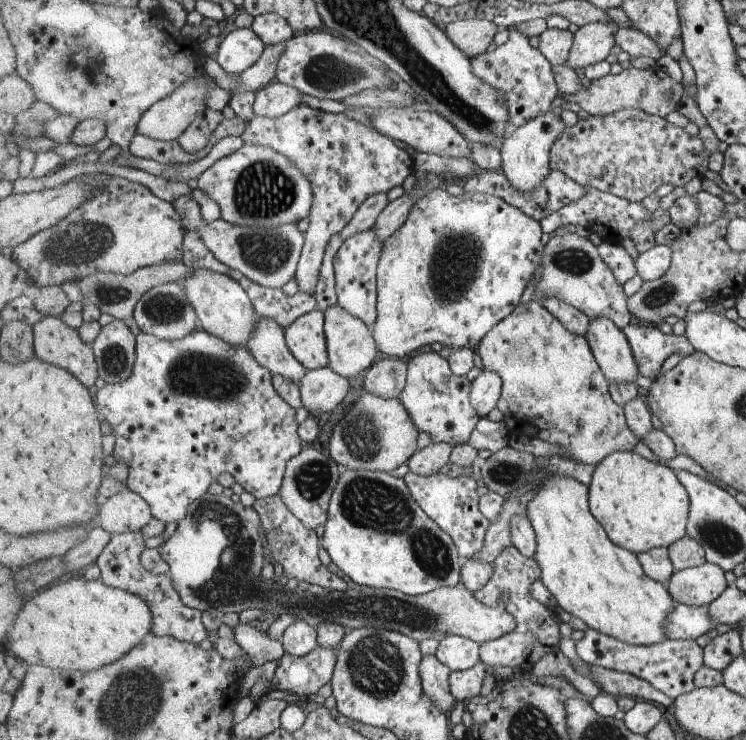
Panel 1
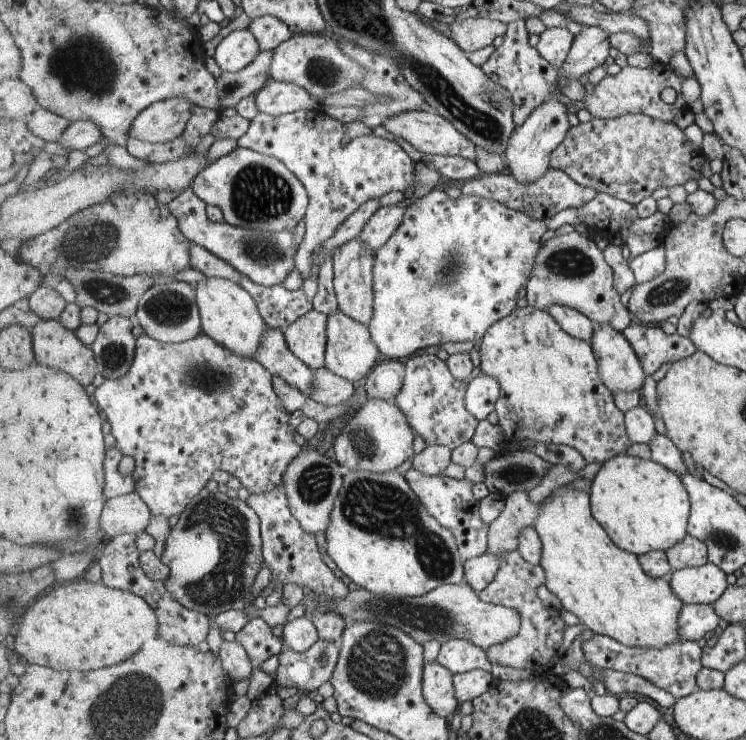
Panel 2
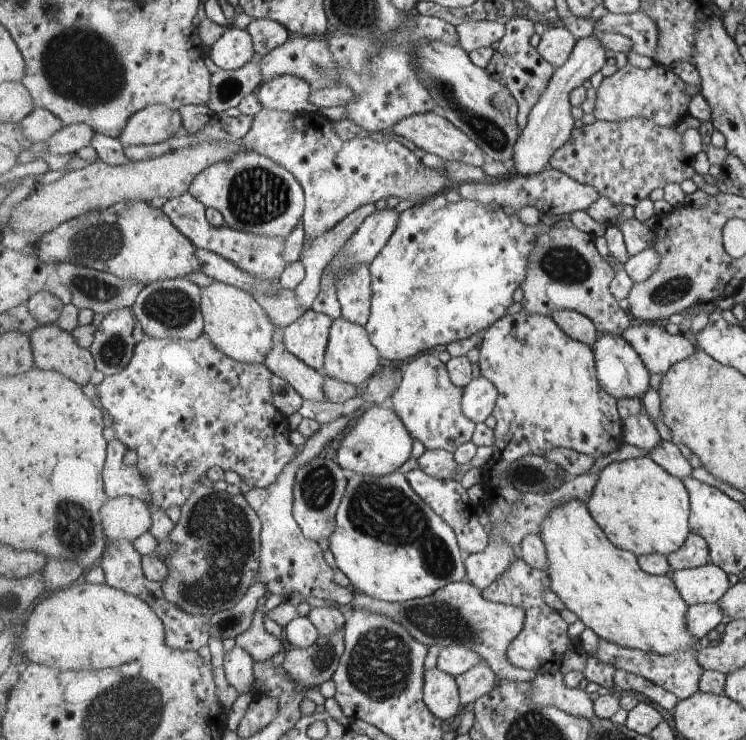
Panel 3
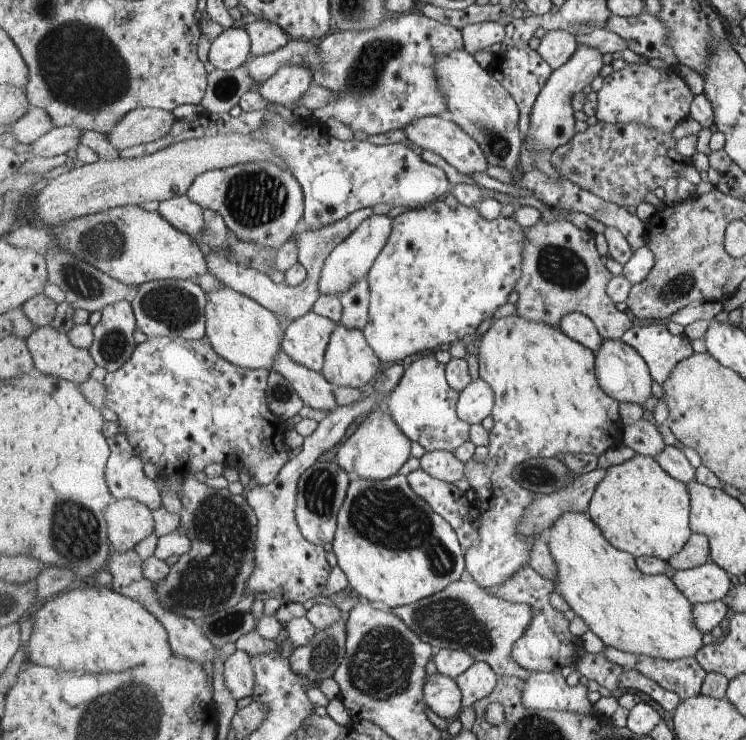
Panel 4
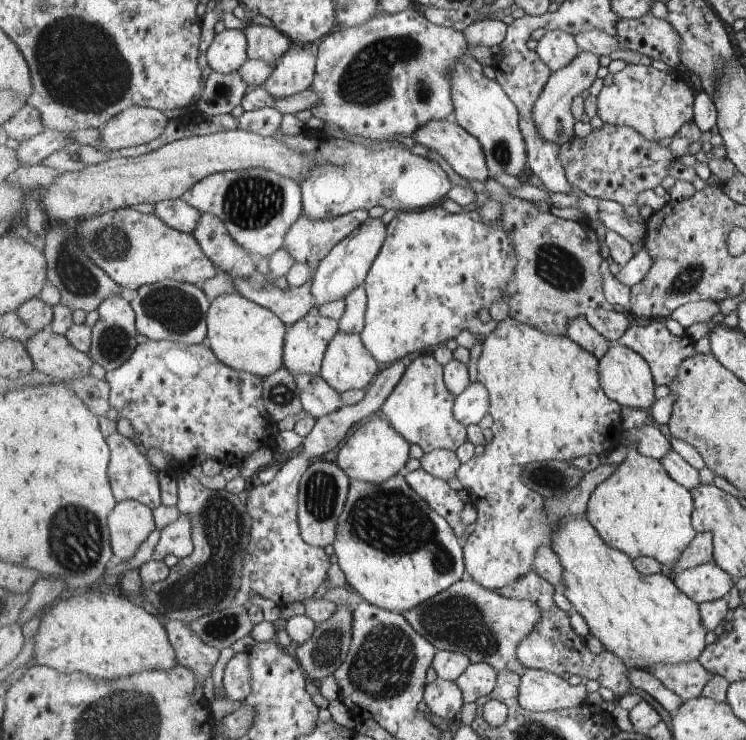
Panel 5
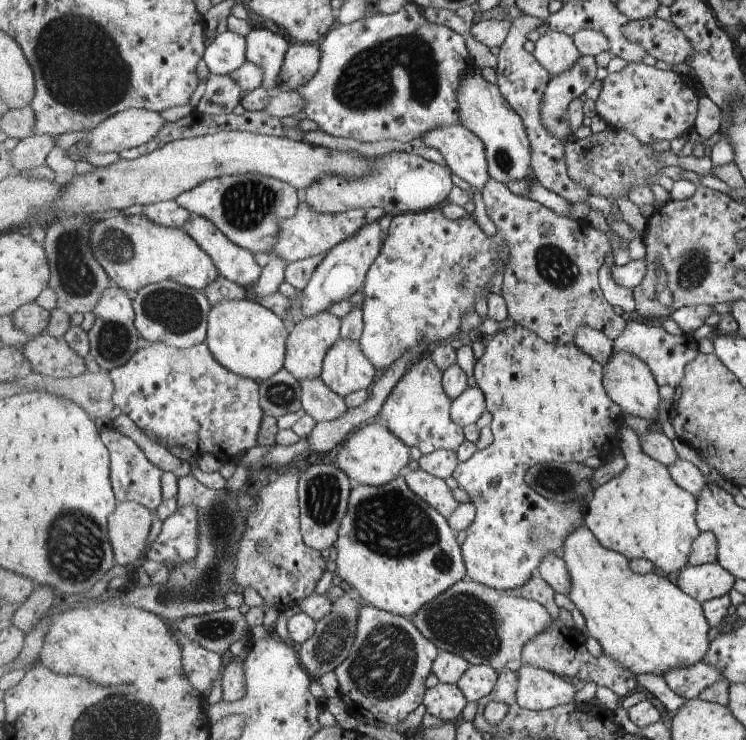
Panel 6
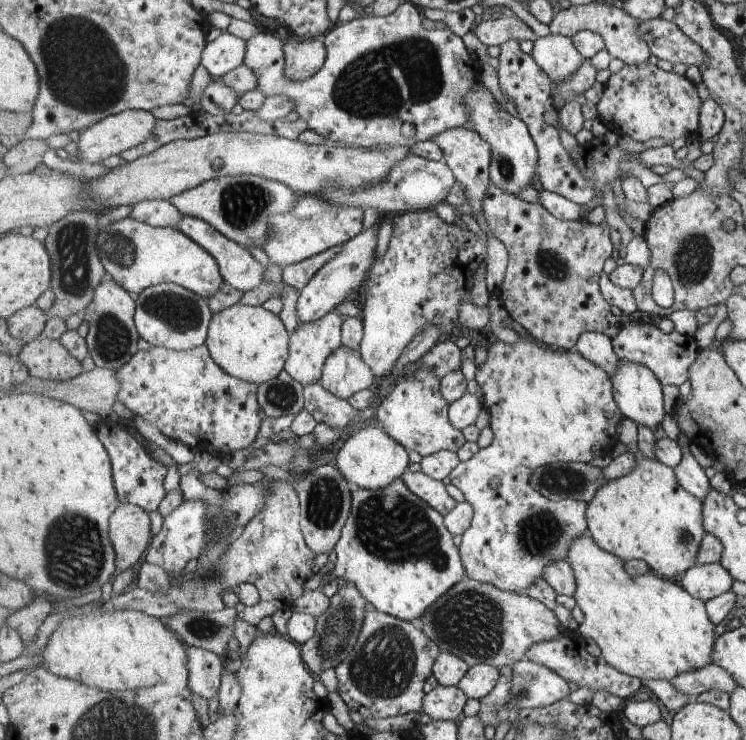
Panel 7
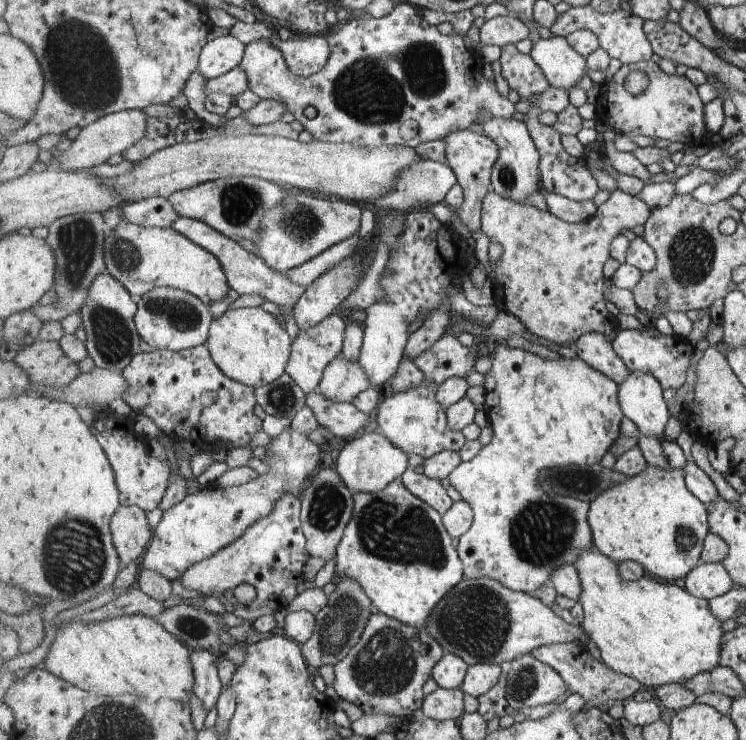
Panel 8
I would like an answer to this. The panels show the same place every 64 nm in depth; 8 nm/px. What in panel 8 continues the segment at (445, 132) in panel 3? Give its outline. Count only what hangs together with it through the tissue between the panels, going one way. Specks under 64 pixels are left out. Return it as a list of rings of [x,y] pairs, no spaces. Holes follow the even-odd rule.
[[[478,129],[455,132],[444,139],[446,160],[458,177],[458,184],[464,187],[464,205],[456,210],[455,225],[465,234],[472,235],[482,228],[482,201],[491,191],[492,173],[500,158],[500,146]]]

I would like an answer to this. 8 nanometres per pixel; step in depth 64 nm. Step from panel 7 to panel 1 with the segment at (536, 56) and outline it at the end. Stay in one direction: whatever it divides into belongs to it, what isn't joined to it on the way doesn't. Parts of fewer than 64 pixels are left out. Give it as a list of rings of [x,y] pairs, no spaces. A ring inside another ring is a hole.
[[[547,28],[539,36],[538,49],[554,66],[566,64],[574,47],[575,35],[568,29]]]

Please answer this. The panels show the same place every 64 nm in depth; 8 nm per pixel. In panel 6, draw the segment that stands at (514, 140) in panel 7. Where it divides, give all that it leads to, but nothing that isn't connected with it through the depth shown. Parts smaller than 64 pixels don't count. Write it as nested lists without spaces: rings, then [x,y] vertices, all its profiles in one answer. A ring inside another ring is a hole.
[[[472,62],[472,69],[465,74],[458,92],[460,122],[486,145],[491,178],[505,184],[523,181],[533,168],[534,148],[530,134],[522,117],[511,106],[507,106],[508,102],[498,86],[488,84],[479,69]]]

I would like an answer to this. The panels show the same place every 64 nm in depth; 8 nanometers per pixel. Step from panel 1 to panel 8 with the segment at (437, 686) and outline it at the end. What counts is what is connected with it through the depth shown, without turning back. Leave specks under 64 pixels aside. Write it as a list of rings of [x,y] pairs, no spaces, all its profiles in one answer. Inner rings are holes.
[[[440,687],[434,694],[424,698],[422,712],[425,717],[445,721],[459,720],[466,714],[464,706],[465,692],[459,689],[446,690]]]

